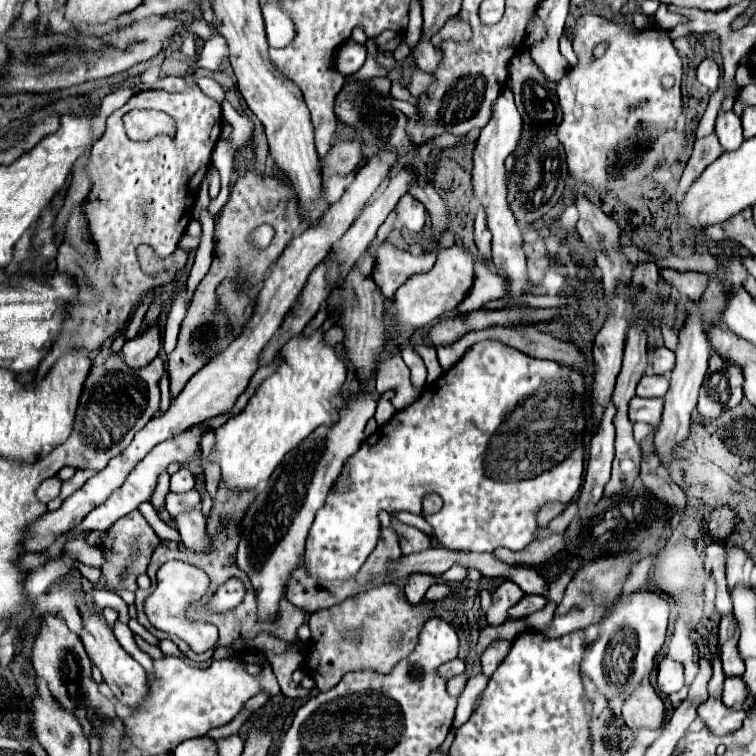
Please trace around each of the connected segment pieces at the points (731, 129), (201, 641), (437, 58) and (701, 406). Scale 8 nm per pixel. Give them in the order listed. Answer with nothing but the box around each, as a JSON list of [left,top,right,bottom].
[[715,112,745,152],[145,562,217,654],[413,42,443,72],[697,352,743,418]]

